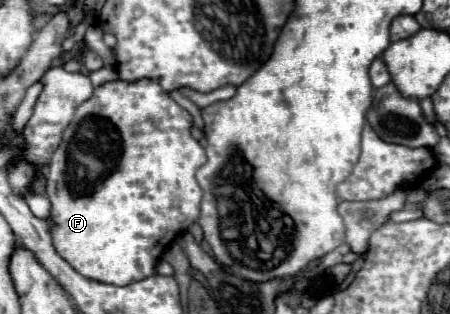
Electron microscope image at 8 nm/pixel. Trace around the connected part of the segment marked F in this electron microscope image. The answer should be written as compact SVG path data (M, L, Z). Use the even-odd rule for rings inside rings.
M142 78L136 82L124 82L124 80L106 82L94 90L92 98L88 98L84 104L78 106L74 120L64 130L62 144L52 154L50 164L48 164L48 172L46 172L46 194L52 202L52 220L56 224L56 228L52 228L54 248L60 256L64 256L64 260L68 260L68 264L72 264L72 268L76 272L80 272L82 276L86 276L90 280L114 284L114 286L126 286L130 282L136 282L136 280L142 280L142 278L156 274L156 264L158 264L160 256L164 254L164 250L174 242L174 238L180 232L184 232L200 216L202 188L196 180L196 170L206 162L206 154L204 154L204 148L200 146L200 142L192 136L192 132L190 132L192 126L194 126L192 114L188 110L184 110L182 106L178 106L172 100L172 96L160 88L158 82L148 80L148 78Z

